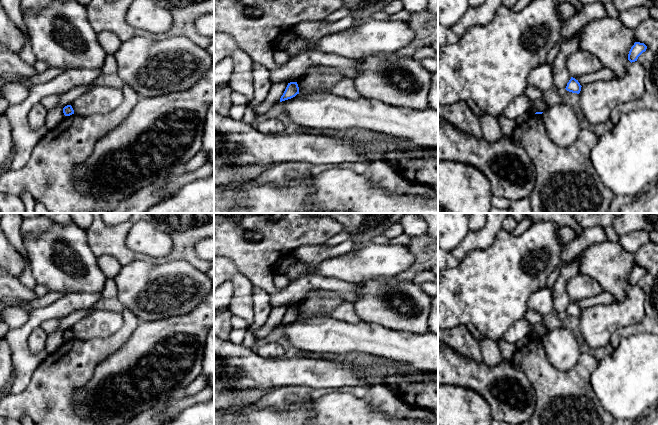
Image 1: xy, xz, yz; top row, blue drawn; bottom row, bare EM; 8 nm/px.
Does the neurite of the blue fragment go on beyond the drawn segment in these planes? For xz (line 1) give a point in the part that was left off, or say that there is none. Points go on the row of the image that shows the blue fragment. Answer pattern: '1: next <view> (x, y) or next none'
1: next none

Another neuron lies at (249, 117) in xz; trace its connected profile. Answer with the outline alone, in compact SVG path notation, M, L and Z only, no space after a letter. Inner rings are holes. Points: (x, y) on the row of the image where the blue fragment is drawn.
M246 106L243 121L250 125L253 125L256 117L257 116L255 115L253 109L251 109L249 106Z

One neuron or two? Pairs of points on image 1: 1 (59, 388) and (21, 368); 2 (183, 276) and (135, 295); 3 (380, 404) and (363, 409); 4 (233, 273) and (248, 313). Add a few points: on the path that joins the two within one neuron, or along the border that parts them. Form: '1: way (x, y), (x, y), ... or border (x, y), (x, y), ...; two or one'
1: border (47, 356), (33, 373), (29, 384), (18, 393); two
2: way (171, 287), (160, 291), (147, 291); one
3: border (354, 393), (367, 400), (376, 410), (389, 414); two
4: way (241, 283), (242, 303); one

